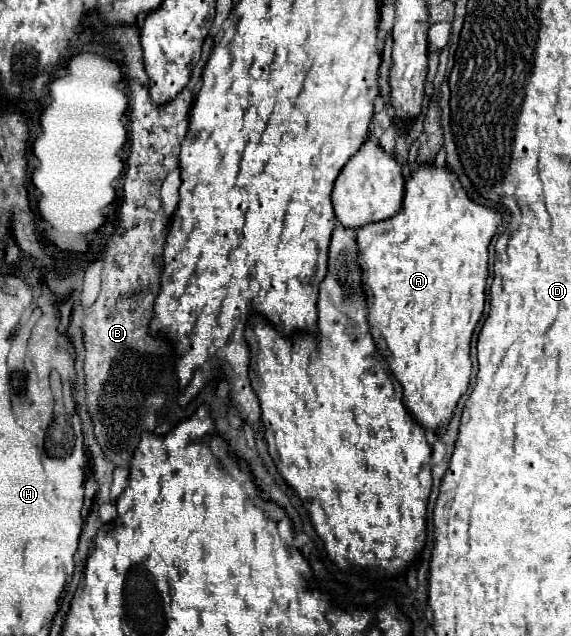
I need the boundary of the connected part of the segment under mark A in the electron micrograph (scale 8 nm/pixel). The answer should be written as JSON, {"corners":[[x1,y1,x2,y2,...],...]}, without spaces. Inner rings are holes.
{"corners":[[433,164,421,166,417,168,411,178,405,182,405,198,403,198,403,208,389,220,383,222,375,222,375,224,367,224,363,228,357,230,357,246,359,246,359,264,361,264,361,286,365,288,365,298,369,304,369,330,373,334,373,340,377,344,377,350,381,352,381,344,387,346,387,350,391,354,383,354,393,376,401,382,403,386,403,400,405,400,405,408,409,408,411,416,417,418,417,424,421,424,425,430,431,432,439,432,441,428,445,428,455,412,455,406,459,402,459,398,465,394,467,386,469,386,469,378,471,378,471,358,469,358,469,344,471,344,471,336,473,330,477,326,477,322,483,316,483,308,485,308,485,286,487,286,487,258,489,258,489,244,493,234,497,232,501,224,501,214,495,210,487,210,485,206,479,206,475,202,471,202,465,194,465,190,461,188,457,176,447,170,447,168,435,168]]}

